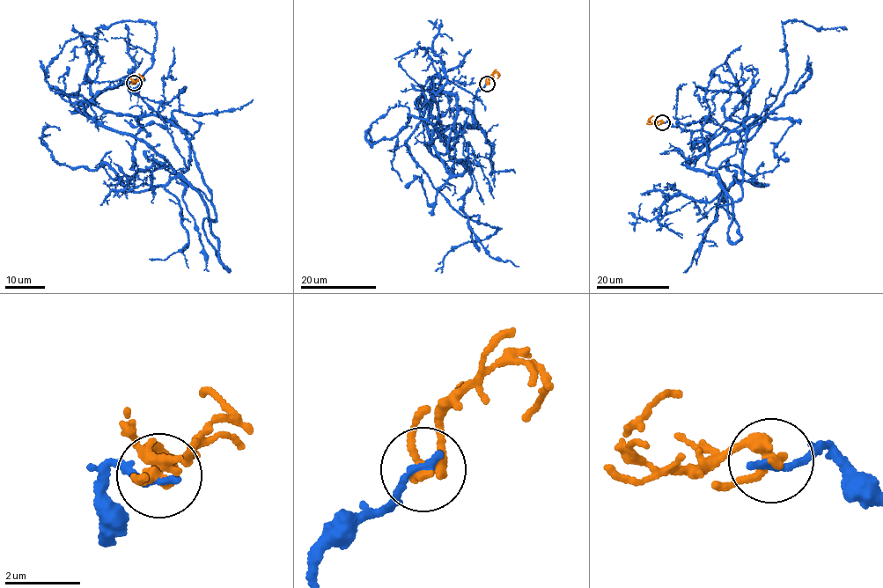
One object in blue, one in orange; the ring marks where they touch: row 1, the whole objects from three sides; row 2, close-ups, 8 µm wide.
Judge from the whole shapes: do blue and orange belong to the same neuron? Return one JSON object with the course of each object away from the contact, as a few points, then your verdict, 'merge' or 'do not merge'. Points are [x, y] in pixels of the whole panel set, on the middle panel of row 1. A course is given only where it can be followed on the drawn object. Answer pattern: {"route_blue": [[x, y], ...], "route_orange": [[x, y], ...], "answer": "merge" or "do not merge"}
{"route_blue": [[487, 84], [481, 129], [456, 131], [457, 99], [437, 91], [407, 143], [450, 206], [497, 228], [435, 271]], "route_orange": [[487, 84], [487, 77], [496, 72], [499, 74], [496, 78]], "answer": "do not merge"}

